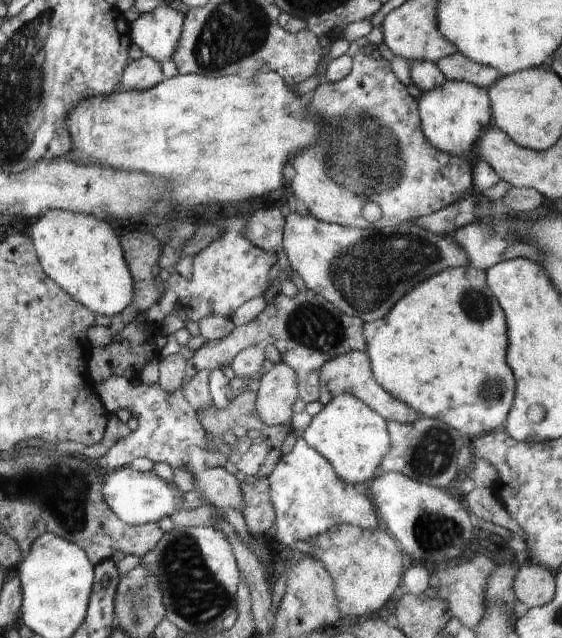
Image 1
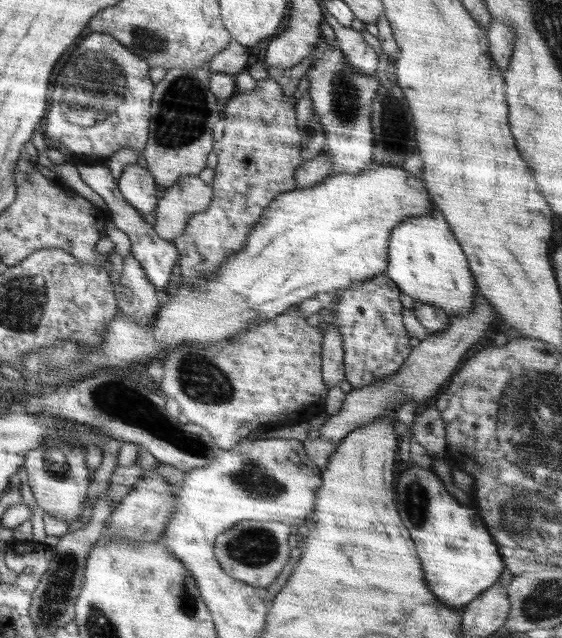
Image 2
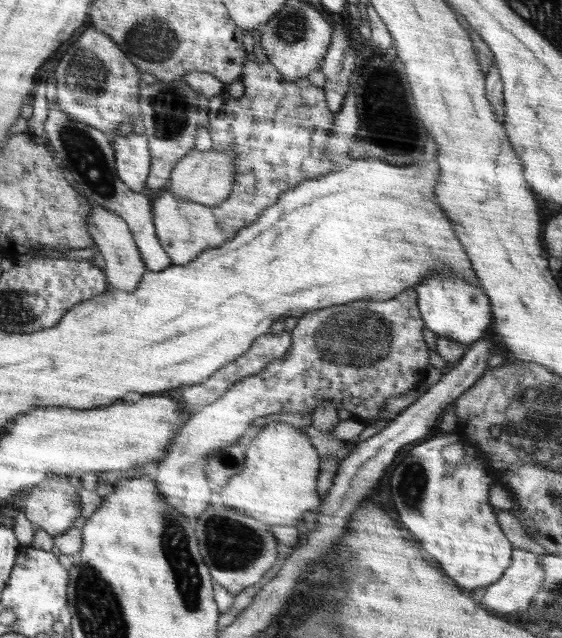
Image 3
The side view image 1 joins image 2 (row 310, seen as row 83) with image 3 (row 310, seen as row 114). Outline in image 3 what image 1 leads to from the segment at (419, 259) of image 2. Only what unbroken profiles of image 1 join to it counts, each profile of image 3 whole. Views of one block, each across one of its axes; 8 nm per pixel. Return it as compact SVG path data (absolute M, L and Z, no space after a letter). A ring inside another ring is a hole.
M431 274L414 288L418 295L419 311L423 324L437 336L469 347L483 336L492 320L491 302L482 287L470 285L460 277L446 277L445 274Z

